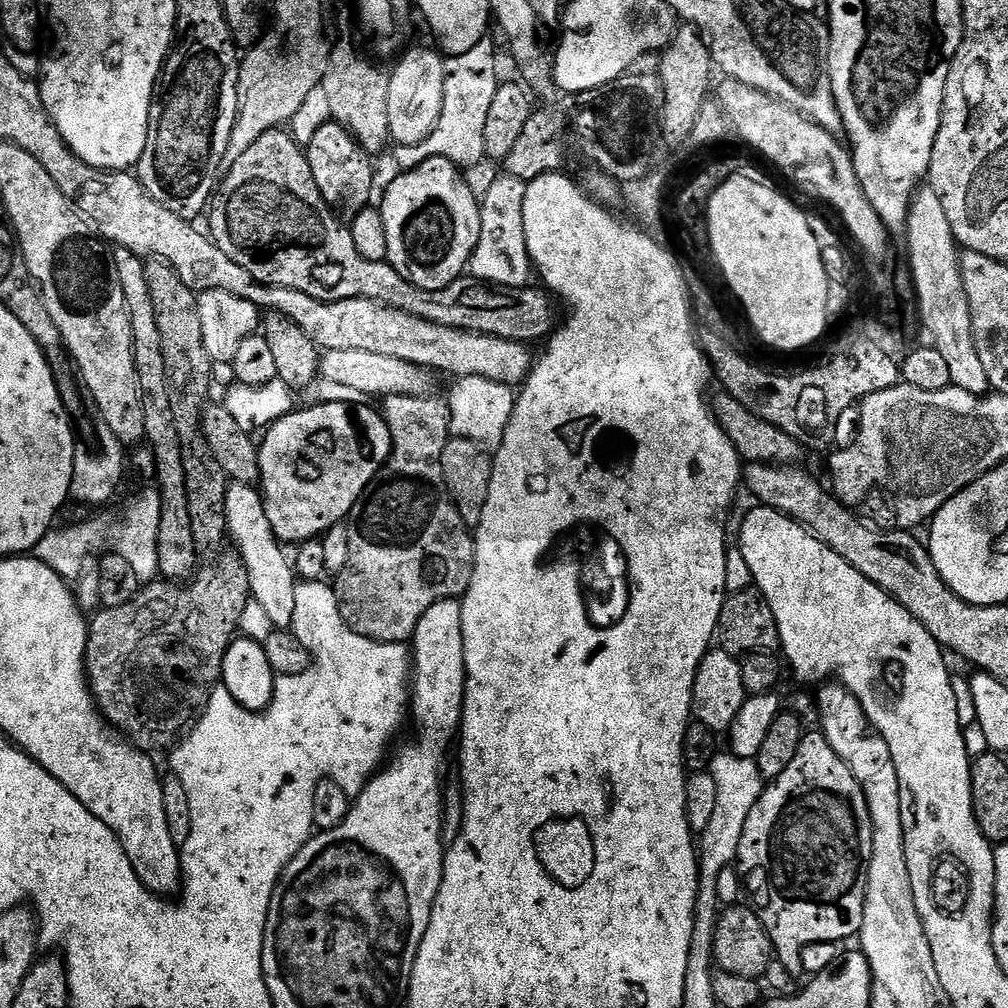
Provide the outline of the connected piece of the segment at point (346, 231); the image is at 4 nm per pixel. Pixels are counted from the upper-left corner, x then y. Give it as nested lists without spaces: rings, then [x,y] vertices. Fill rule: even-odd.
[[[277,130],[262,134],[262,138],[258,138],[258,142],[254,142],[254,146],[250,146],[250,150],[246,150],[246,154],[242,154],[242,158],[238,158],[238,162],[227,169],[211,201],[207,220],[209,219],[208,224],[212,227],[212,243],[220,247],[222,254],[238,262],[238,266],[242,266],[242,270],[249,272],[260,284],[302,290],[302,294],[310,294],[310,298],[325,300],[328,304],[359,296],[367,300],[378,300],[406,314],[414,314],[426,322],[477,332],[480,336],[533,342],[532,340],[540,339],[543,341],[553,331],[554,300],[547,291],[539,287],[532,288],[533,286],[501,288],[475,278],[455,280],[442,290],[422,290],[406,282],[406,278],[402,278],[402,274],[398,274],[398,270],[394,270],[391,264],[366,262],[366,258],[362,258],[362,254],[358,254],[358,249],[354,246],[351,227],[344,225],[343,228],[339,218],[332,212],[335,212],[333,205],[324,201],[318,190],[318,182],[314,182],[314,174],[310,174],[310,162],[305,149],[287,131]]]

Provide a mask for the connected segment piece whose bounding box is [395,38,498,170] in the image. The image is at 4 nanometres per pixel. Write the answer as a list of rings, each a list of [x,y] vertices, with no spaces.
[[[482,39],[474,50],[466,50],[466,54],[444,60],[444,101],[438,126],[434,126],[432,133],[422,142],[402,144],[395,149],[397,169],[417,168],[430,158],[446,158],[461,170],[485,163],[486,141],[482,134],[486,130],[490,101],[494,98],[498,83],[496,48],[490,41]]]

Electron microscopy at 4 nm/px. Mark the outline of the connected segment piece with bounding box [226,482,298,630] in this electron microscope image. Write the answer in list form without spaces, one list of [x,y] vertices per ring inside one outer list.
[[[229,483],[226,494],[226,518],[228,519],[228,536],[236,543],[235,551],[244,563],[250,580],[250,596],[266,610],[273,629],[288,630],[294,618],[294,594],[298,577],[293,565],[284,557],[285,549],[276,539],[274,530],[266,518],[264,497],[251,484]]]

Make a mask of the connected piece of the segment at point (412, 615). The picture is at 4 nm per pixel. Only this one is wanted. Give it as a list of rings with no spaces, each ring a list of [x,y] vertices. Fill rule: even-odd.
[[[424,395],[383,397],[382,415],[392,435],[392,453],[387,464],[372,479],[371,486],[360,495],[360,500],[352,508],[352,514],[346,521],[348,537],[350,538],[350,558],[346,562],[346,566],[335,577],[336,581],[334,581],[336,601],[340,604],[340,613],[346,622],[346,626],[350,626],[350,630],[354,630],[366,638],[380,640],[384,644],[402,644],[411,641],[412,631],[418,626],[422,614],[426,614],[426,610],[430,610],[430,606],[434,606],[434,602],[463,597],[464,593],[468,591],[476,565],[476,538],[473,529],[464,521],[458,506],[452,501],[452,493],[448,491],[442,474],[442,450],[446,450],[452,430],[448,402],[443,395]]]

